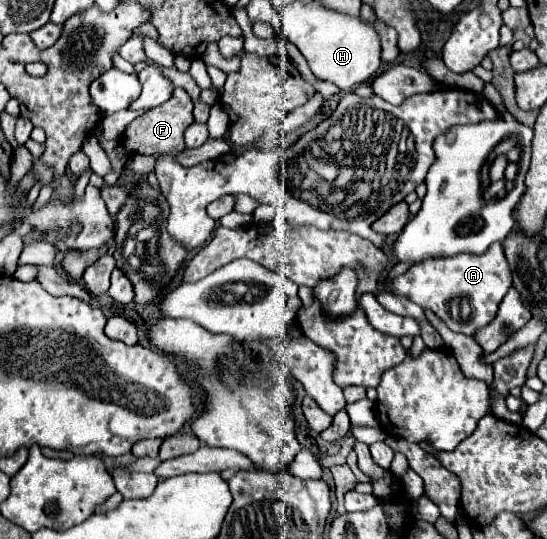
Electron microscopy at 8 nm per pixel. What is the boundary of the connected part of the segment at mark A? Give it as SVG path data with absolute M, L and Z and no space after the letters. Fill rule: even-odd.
M494 243L484 255L464 253L464 255L426 259L424 263L416 263L404 275L400 275L392 281L392 293L406 295L416 305L420 305L424 309L432 309L448 325L448 329L452 329L456 333L464 333L464 335L474 335L480 327L488 325L494 319L498 305L504 299L504 295L508 293L510 285L512 285L512 271L510 271L506 255L502 251L502 243Z

